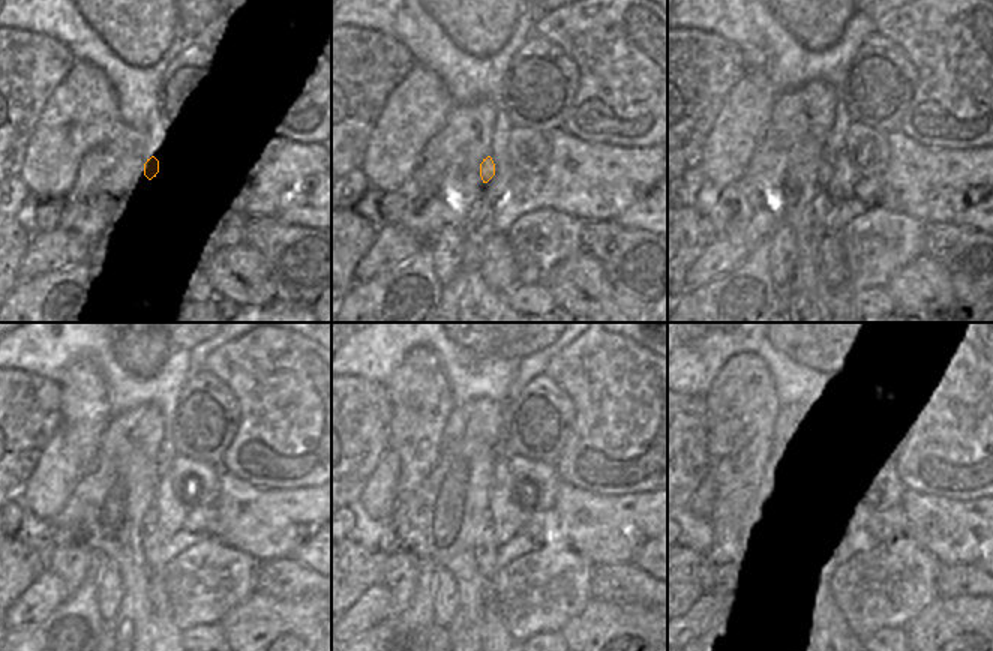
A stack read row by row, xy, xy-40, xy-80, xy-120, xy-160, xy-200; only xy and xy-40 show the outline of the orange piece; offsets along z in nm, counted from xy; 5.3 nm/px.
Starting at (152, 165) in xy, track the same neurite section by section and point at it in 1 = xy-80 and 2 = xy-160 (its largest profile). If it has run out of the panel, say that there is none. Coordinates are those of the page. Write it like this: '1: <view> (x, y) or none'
1: xy-80 (824, 174)
2: xy-160 (485, 552)

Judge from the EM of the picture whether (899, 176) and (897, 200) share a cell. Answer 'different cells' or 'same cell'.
same cell

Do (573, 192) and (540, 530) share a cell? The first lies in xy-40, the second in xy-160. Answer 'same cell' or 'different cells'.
different cells

